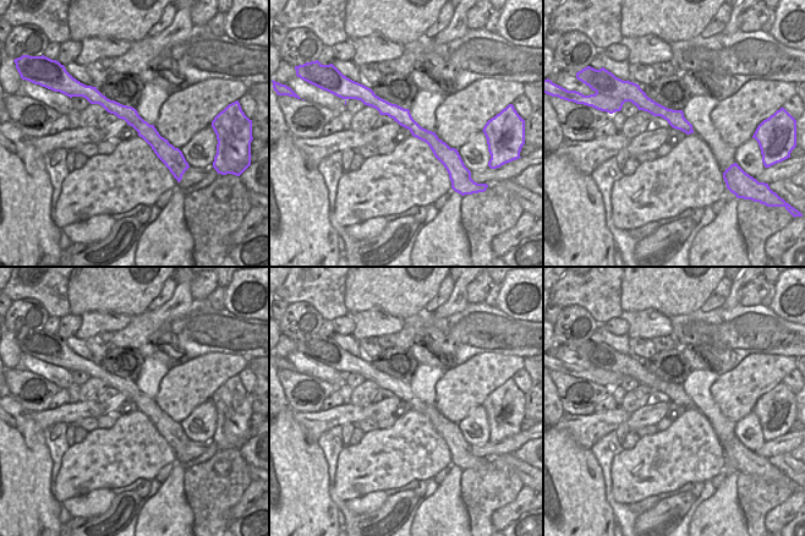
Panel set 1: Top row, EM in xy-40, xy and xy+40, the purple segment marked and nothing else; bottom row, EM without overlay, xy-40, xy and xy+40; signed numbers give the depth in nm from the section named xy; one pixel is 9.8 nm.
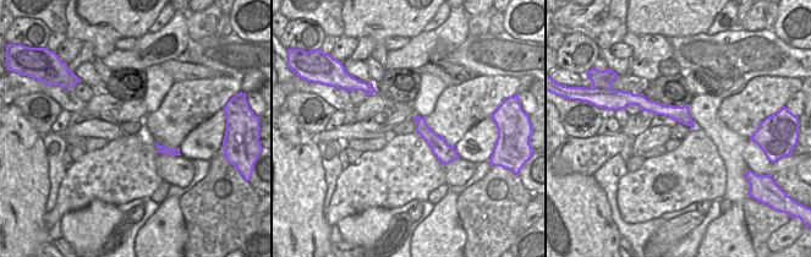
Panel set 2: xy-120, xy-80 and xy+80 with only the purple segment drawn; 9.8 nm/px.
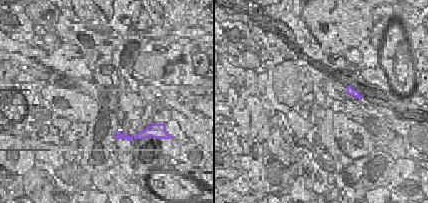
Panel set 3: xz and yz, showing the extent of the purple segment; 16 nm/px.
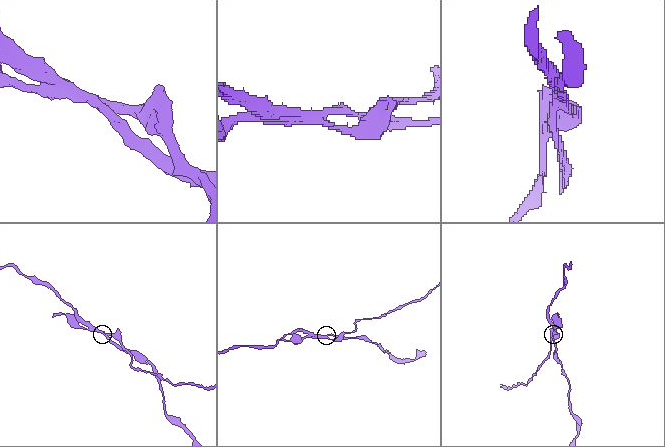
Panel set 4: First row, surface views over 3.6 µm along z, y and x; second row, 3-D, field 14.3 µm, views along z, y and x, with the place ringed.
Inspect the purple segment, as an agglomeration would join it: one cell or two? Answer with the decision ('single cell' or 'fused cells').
fused cells

